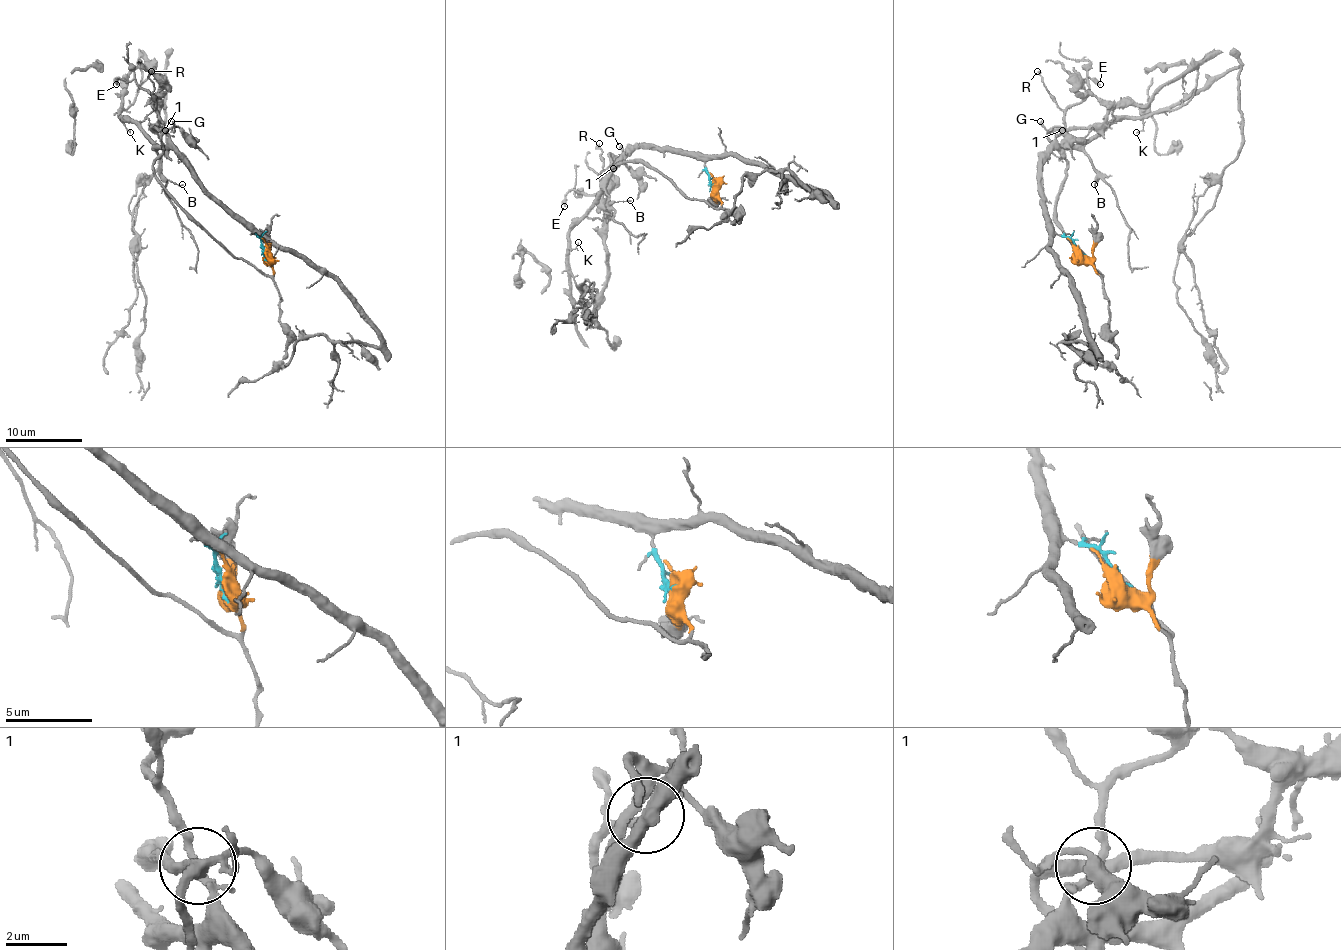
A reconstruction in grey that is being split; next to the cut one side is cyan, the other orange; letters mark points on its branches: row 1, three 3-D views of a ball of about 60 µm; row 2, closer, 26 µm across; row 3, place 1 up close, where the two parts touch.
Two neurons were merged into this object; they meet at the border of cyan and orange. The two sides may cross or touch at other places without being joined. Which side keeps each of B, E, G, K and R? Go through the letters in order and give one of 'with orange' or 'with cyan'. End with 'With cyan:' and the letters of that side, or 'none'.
B: with cyan
E: with cyan
G: with orange
K: with cyan
R: with cyan
With cyan: B, E, K, R

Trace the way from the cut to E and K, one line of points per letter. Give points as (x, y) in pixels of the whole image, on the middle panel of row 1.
E: (713, 185), (705, 164), (695, 156), (634, 147), (601, 176), (601, 189), (594, 195), (573, 189), (565, 206)
K: (713, 185), (705, 164), (695, 156), (636, 147), (571, 229), (569, 247), (574, 248), (578, 243)

